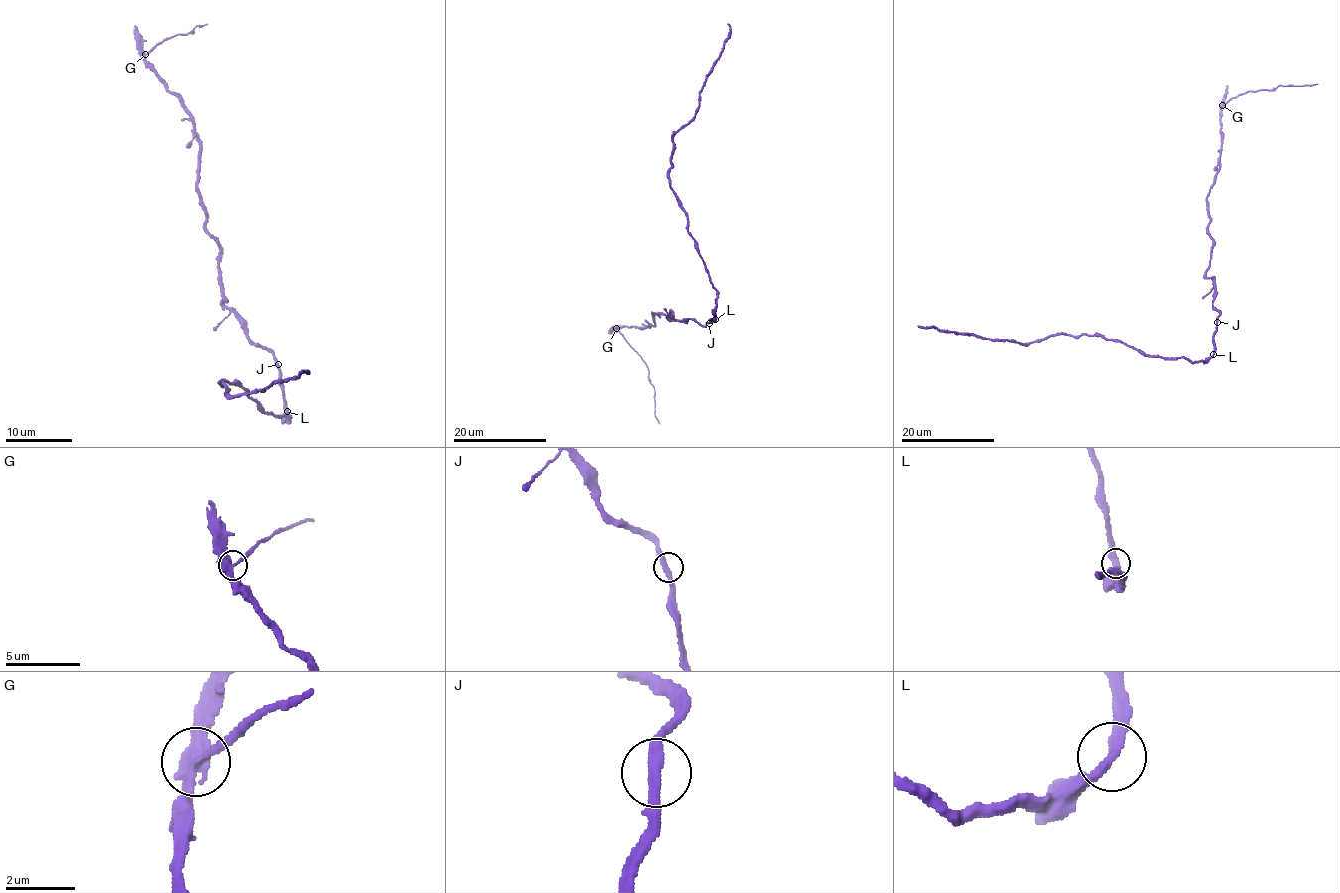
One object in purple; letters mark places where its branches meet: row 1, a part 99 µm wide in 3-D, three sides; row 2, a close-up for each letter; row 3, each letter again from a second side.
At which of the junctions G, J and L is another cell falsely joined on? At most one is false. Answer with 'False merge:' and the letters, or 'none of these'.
False merge: G

